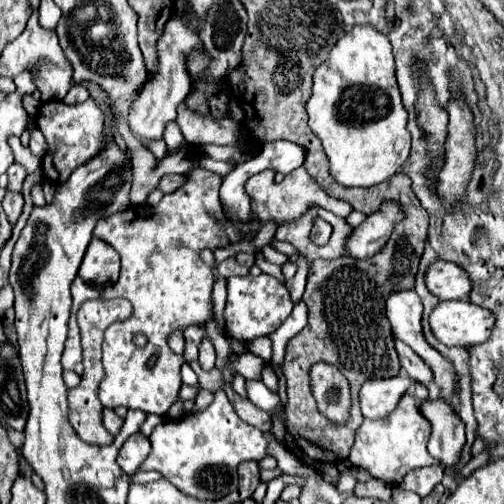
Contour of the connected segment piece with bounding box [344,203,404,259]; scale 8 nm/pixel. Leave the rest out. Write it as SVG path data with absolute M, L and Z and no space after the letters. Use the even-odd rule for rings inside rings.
M384 203L380 211L366 217L364 223L348 235L344 245L344 255L354 259L374 257L384 247L388 235L392 233L392 227L400 219L404 219L402 207L398 203Z

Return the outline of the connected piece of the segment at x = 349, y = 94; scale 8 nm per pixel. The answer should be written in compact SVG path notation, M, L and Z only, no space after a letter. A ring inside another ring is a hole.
M356 25L352 27L348 33L344 33L338 43L334 45L334 49L330 51L330 57L324 61L324 65L320 65L316 71L314 71L314 87L312 87L312 95L310 99L306 101L306 111L308 111L308 125L312 129L312 133L320 139L322 147L324 147L324 153L328 157L328 163L330 163L330 175L344 187L372 187L372 185L378 185L382 183L384 179L396 175L400 171L400 167L404 165L404 161L408 159L408 153L410 153L410 133L406 131L406 121L408 121L408 113L404 111L404 105L402 105L402 99L400 99L400 89L398 89L398 83L396 83L396 75L394 75L394 57L392 57L392 45L388 43L388 37L378 33L376 29L368 27L368 25Z

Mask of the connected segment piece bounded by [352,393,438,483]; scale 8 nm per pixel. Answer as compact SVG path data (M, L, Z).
M406 393L386 419L364 419L364 423L356 429L356 441L352 445L352 463L368 469L368 473L376 479L384 479L386 483L400 483L408 471L438 463L426 449L428 439L428 421L420 415L416 399Z

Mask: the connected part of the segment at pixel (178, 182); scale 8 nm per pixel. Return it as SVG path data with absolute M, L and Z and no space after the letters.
M168 175L168 177L164 177L162 181L160 181L160 187L158 189L162 189L164 193L174 193L176 189L180 189L182 185L184 185L184 175Z

